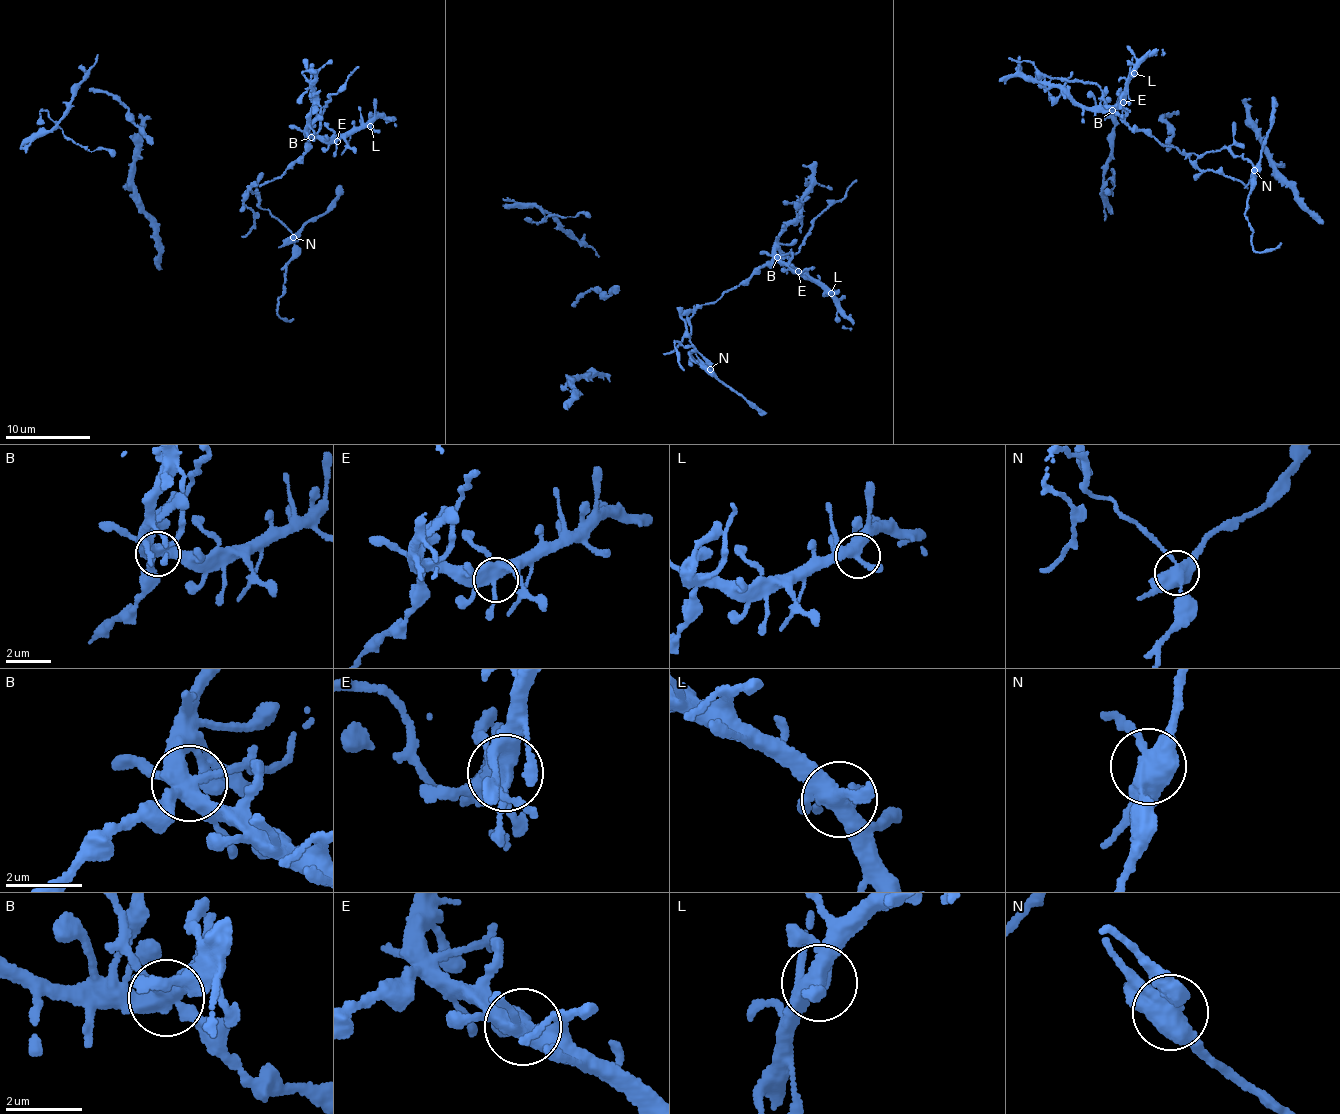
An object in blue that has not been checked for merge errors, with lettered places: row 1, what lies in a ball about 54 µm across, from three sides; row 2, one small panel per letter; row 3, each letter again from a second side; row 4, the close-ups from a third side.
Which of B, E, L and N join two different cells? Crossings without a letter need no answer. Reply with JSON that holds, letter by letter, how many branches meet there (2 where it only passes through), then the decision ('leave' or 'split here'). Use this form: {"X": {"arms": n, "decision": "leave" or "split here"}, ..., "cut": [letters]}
{"B": {"arms": 6, "decision": "split here"}, "E": {"arms": 6, "decision": "leave"}, "L": {"arms": 6, "decision": "leave"}, "N": {"arms": 4, "decision": "split here"}, "cut": ["B", "N"]}

